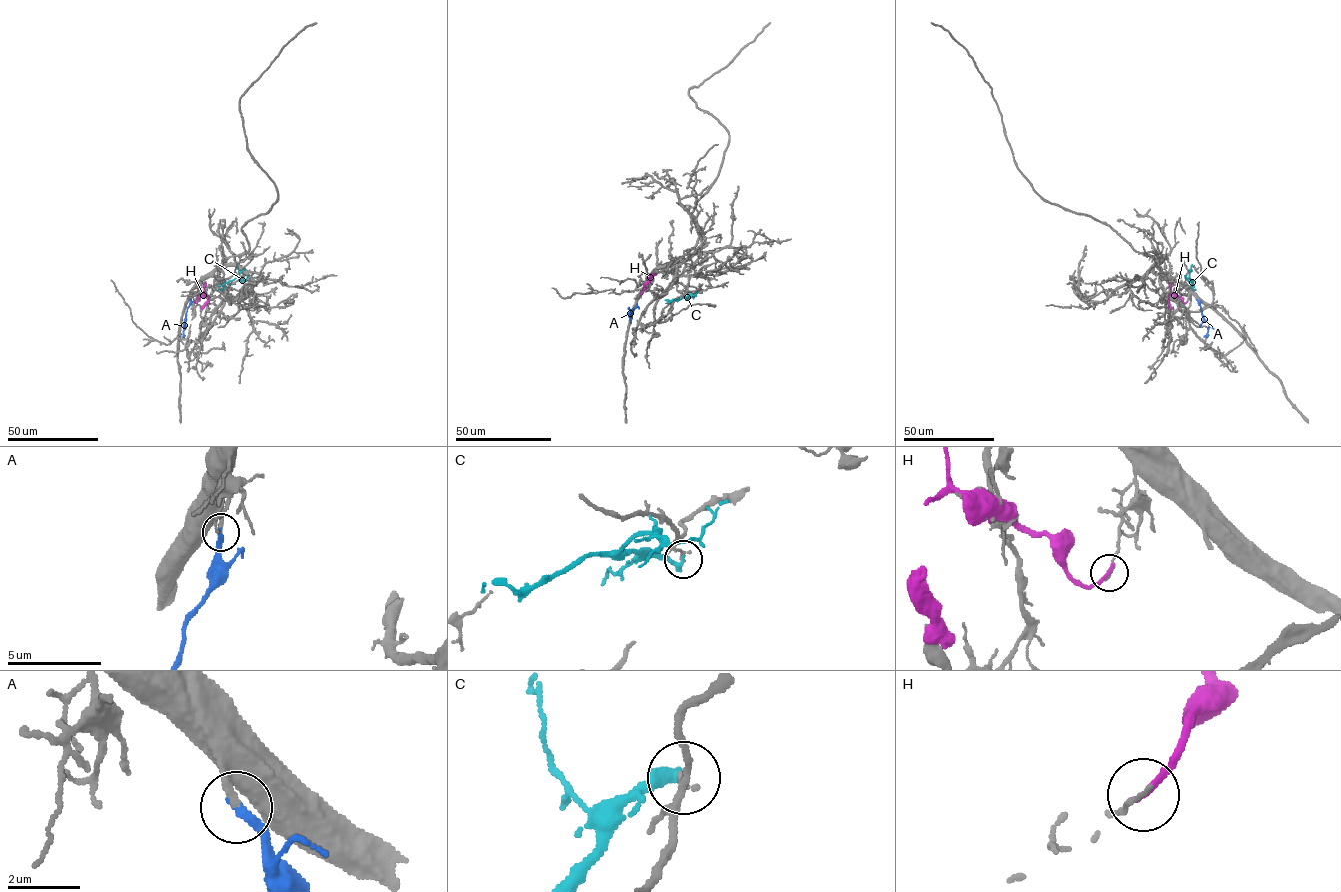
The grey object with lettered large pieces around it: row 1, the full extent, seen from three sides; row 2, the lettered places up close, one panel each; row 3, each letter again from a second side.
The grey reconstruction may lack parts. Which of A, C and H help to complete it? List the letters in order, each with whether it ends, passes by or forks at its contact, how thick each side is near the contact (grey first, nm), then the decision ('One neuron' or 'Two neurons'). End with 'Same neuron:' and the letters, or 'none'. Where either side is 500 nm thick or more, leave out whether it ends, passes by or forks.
A: It ends there. Thickness 200 nm (grey) against 280 nm. One neuron
C: It ends there. Thickness 150 nm (grey) against 300 nm. Two neurons
H: It ends there. Thickness 100 nm (grey) against 200 nm. Two neurons
Same neuron: A

